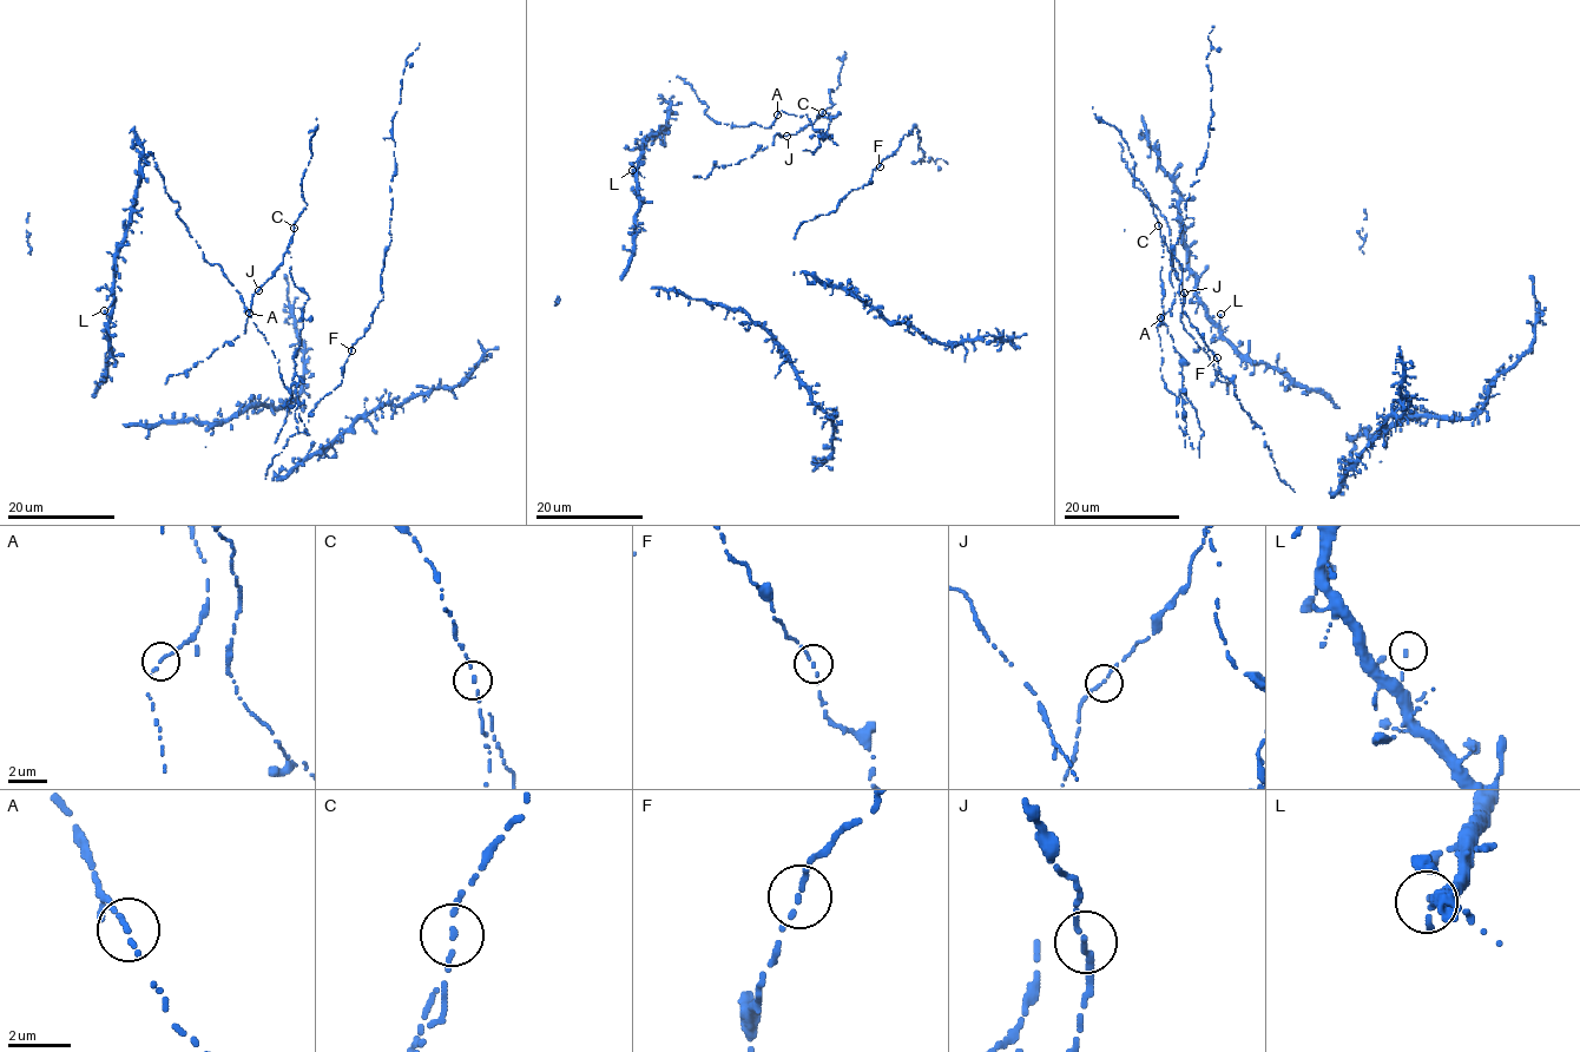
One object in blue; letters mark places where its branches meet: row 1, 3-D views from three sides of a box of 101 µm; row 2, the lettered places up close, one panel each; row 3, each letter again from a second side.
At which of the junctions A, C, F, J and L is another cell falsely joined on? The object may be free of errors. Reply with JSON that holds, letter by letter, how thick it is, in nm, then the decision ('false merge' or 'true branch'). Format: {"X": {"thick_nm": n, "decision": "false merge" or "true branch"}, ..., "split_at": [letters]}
{"A": {"thick_nm": 240, "decision": "true branch"}, "C": {"thick_nm": 240, "decision": "false merge"}, "F": {"thick_nm": 220, "decision": "true branch"}, "J": {"thick_nm": 220, "decision": "true branch"}, "L": {"thick_nm": 190, "decision": "true branch"}, "split_at": ["C"]}

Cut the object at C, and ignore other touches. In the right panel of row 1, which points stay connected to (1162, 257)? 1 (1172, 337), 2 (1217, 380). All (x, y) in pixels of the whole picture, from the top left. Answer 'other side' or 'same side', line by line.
1: same side
2: other side

